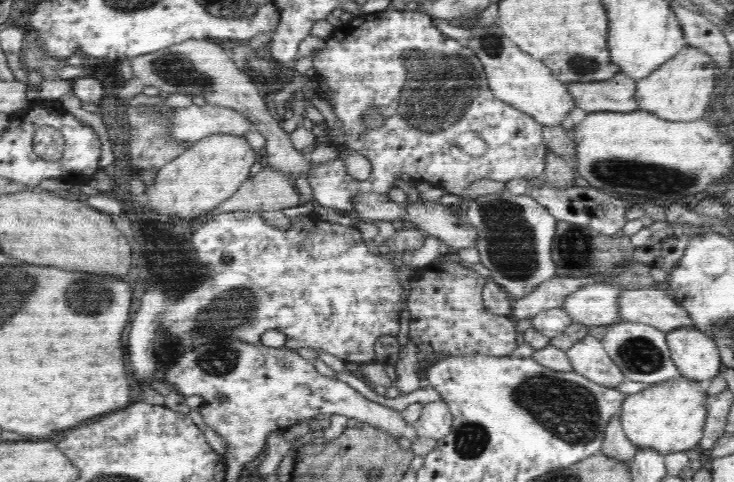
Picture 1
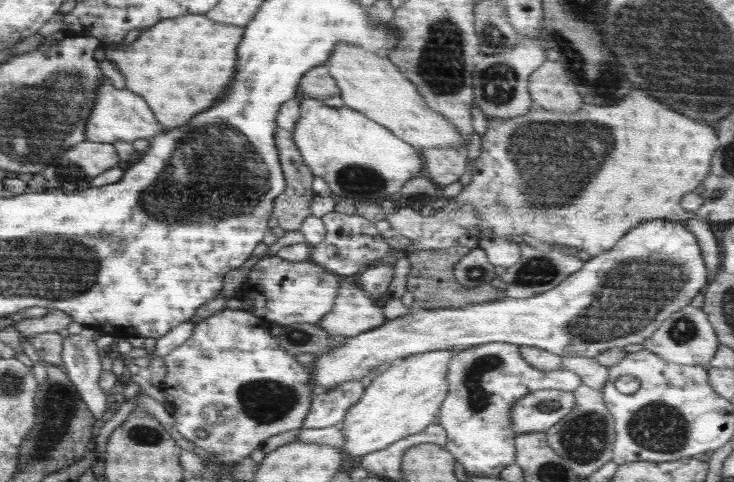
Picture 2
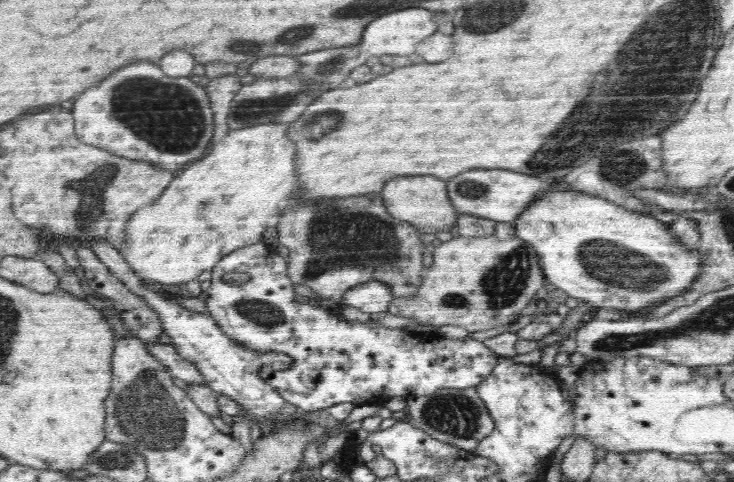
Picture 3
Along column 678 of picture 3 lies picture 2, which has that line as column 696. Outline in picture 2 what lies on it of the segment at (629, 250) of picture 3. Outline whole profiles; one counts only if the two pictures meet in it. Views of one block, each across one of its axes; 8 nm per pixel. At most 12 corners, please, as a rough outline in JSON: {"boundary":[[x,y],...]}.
{"boundary":[[681,221],[640,223],[531,298],[422,309],[313,362],[316,390],[489,342],[595,358],[711,276]]}

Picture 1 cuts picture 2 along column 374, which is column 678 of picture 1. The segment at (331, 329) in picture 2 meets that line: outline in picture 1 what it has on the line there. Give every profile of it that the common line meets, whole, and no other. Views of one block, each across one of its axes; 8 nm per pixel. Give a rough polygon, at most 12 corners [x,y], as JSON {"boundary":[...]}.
{"boundary":[[666,287],[624,288],[620,321],[666,333],[693,327]]}

